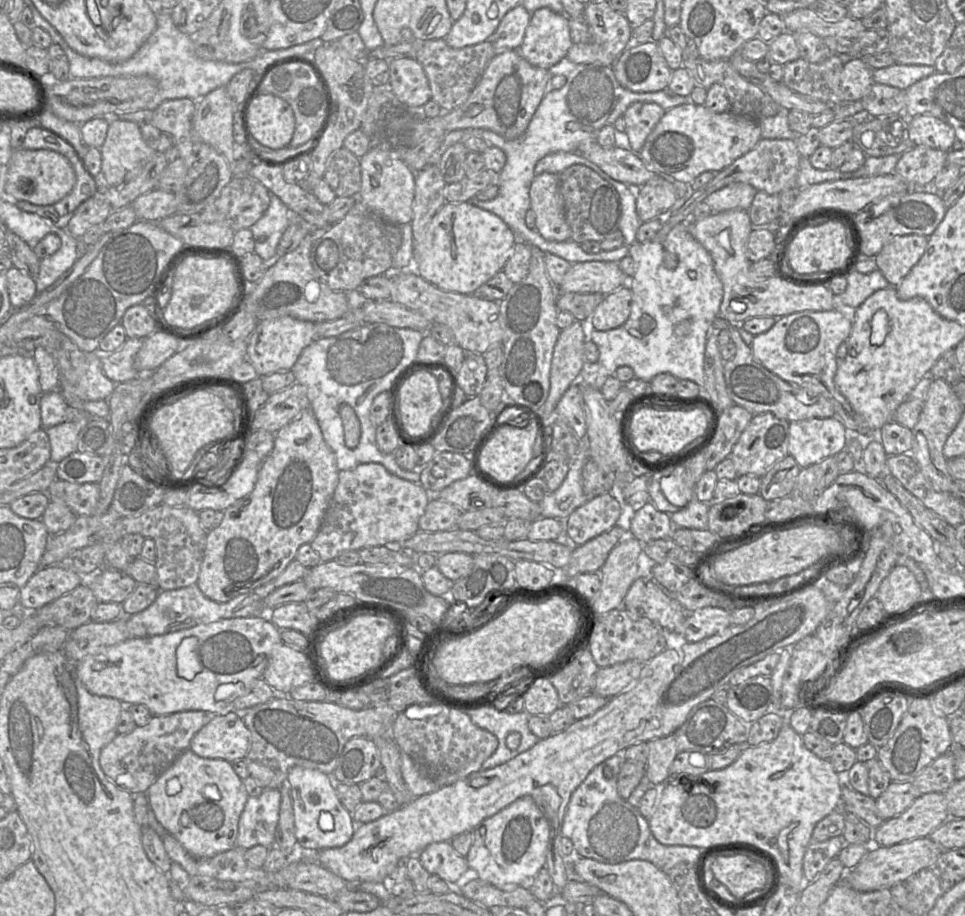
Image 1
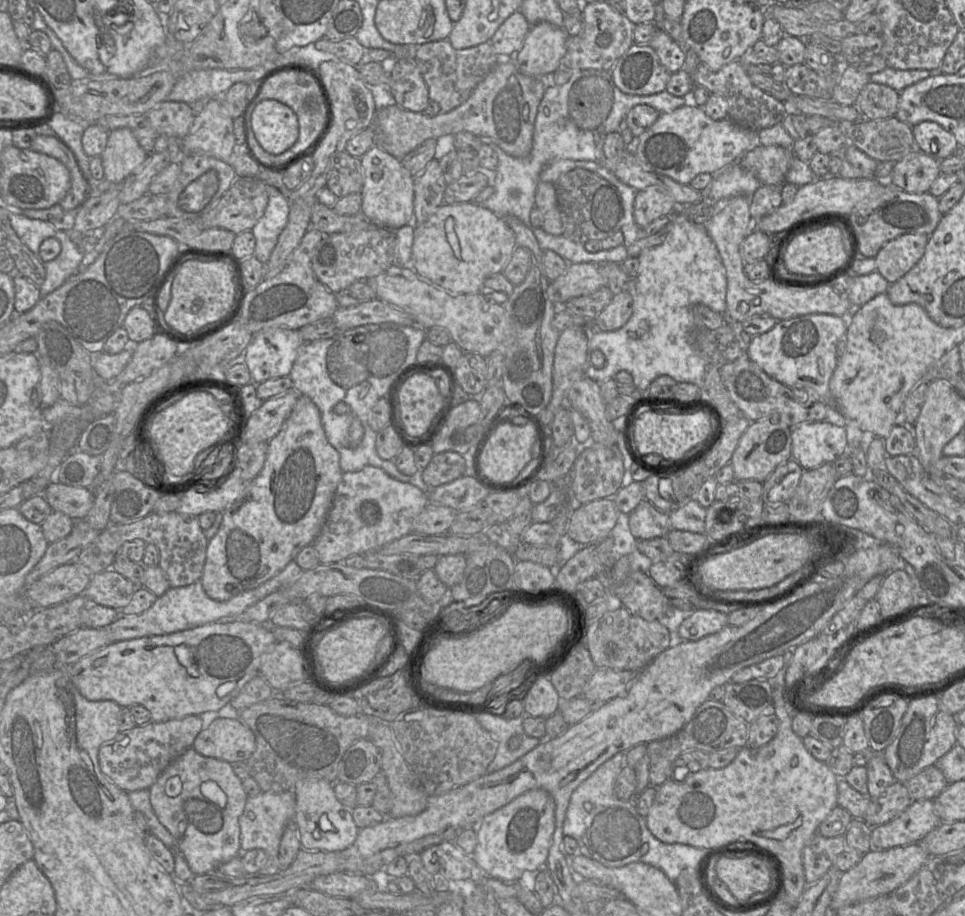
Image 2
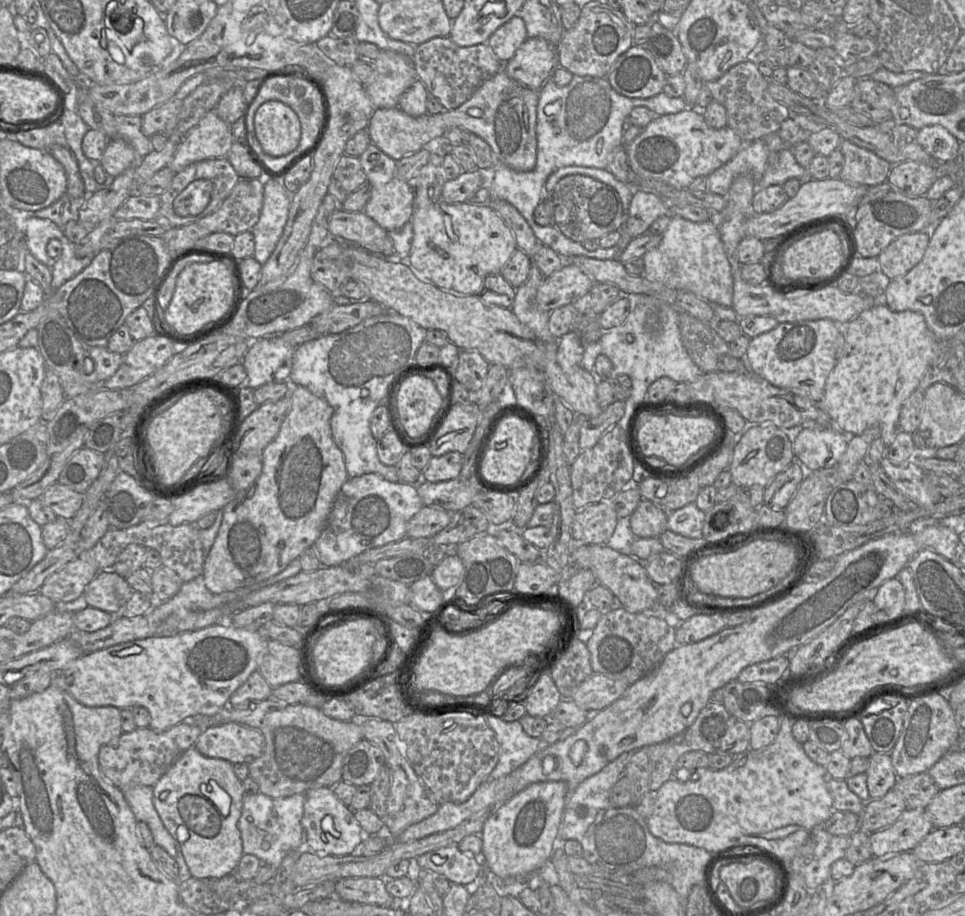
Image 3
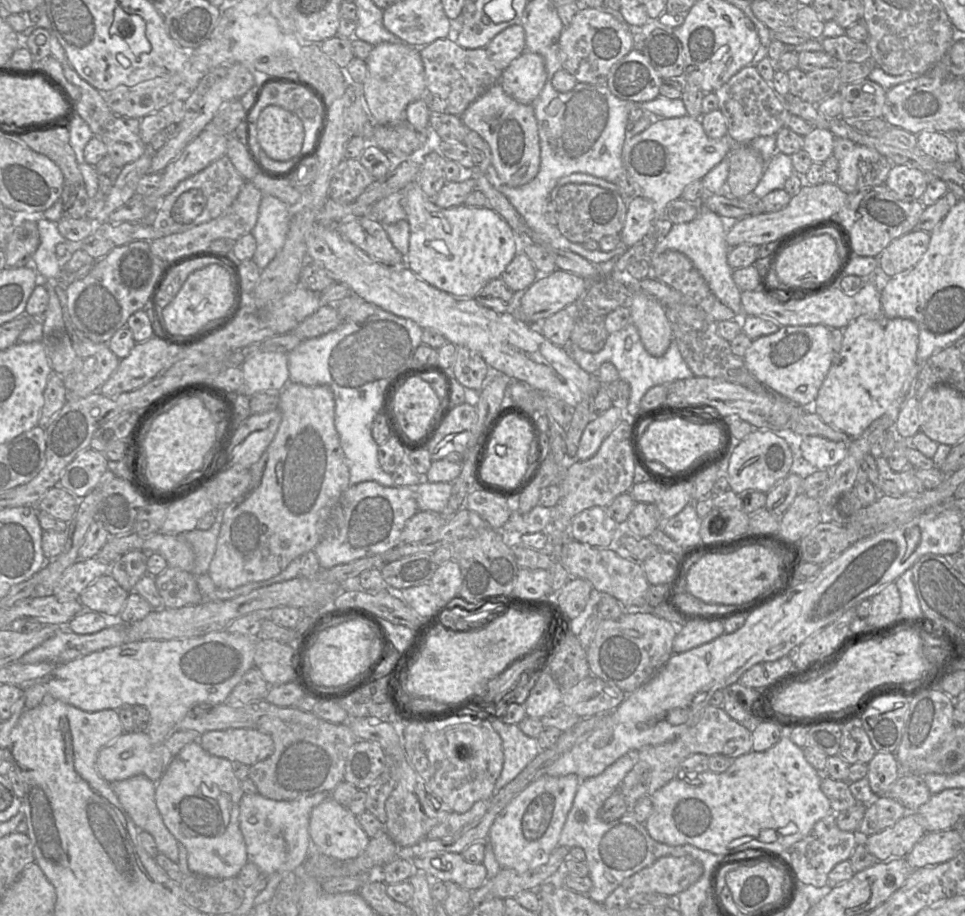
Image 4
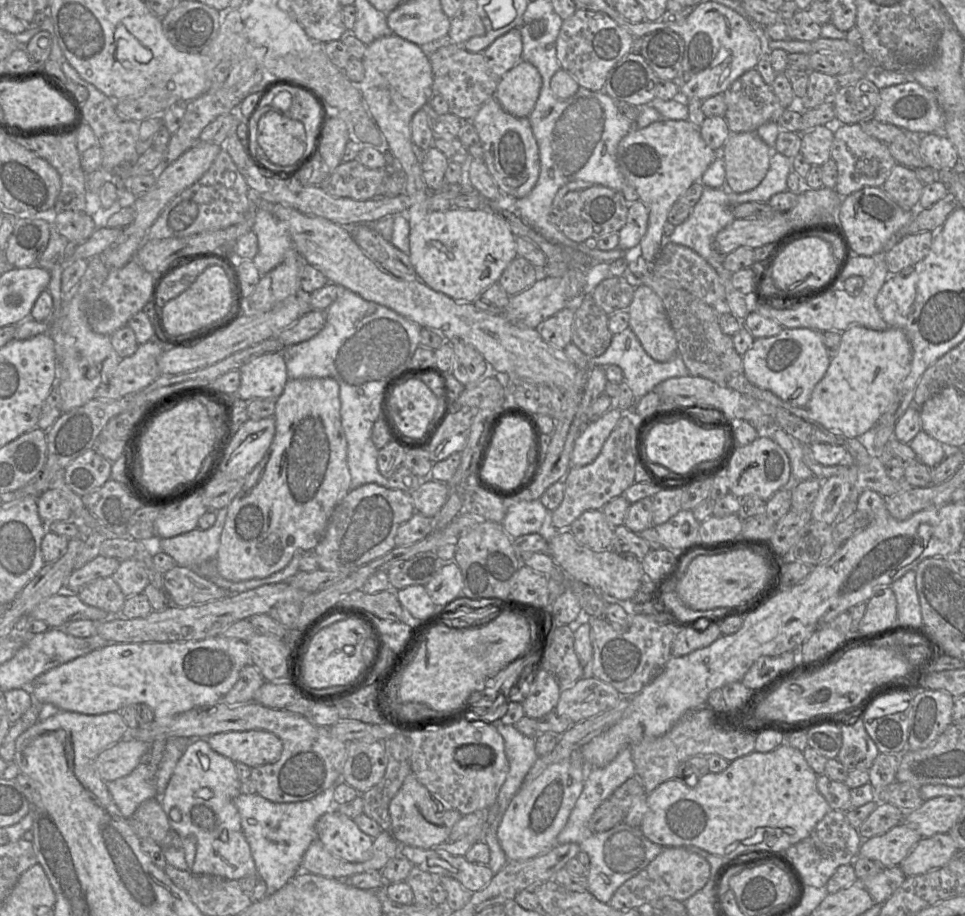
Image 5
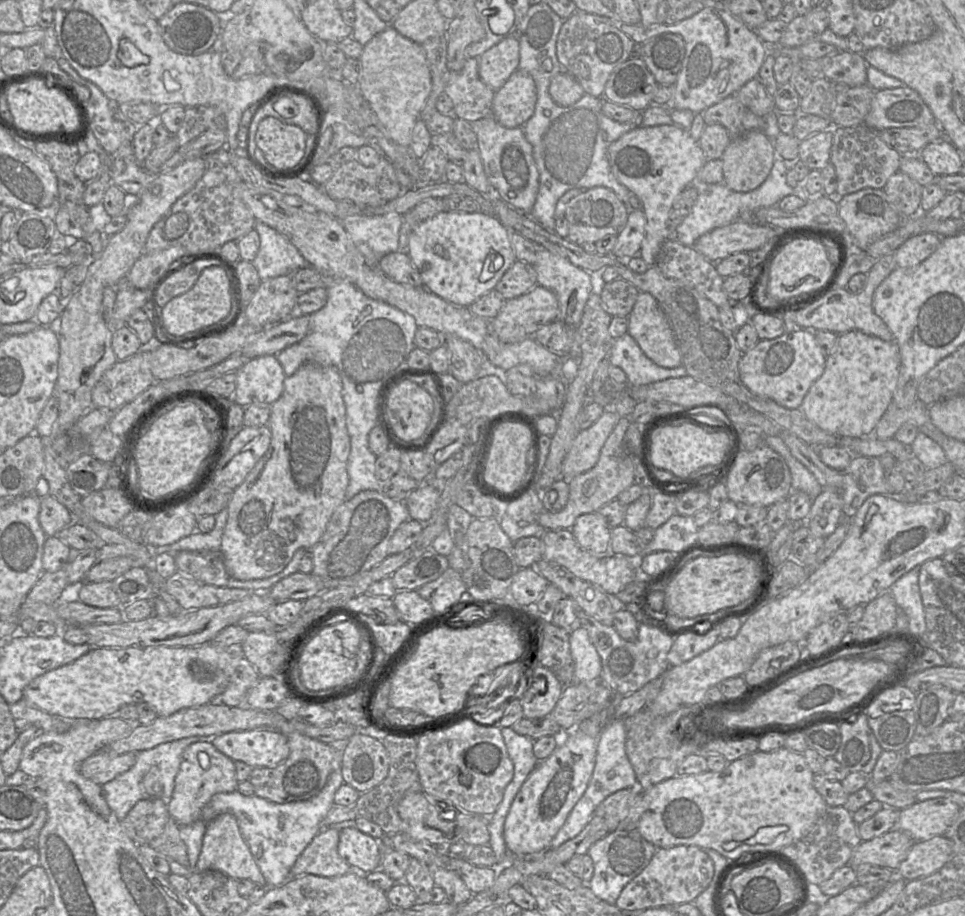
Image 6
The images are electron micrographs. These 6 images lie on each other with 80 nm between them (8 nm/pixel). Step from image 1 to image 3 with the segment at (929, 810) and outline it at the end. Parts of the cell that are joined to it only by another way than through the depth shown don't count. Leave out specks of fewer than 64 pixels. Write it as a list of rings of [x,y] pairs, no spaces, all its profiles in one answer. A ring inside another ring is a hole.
[[[925,808],[905,810],[890,826],[869,835],[874,857],[912,851],[934,829]]]

